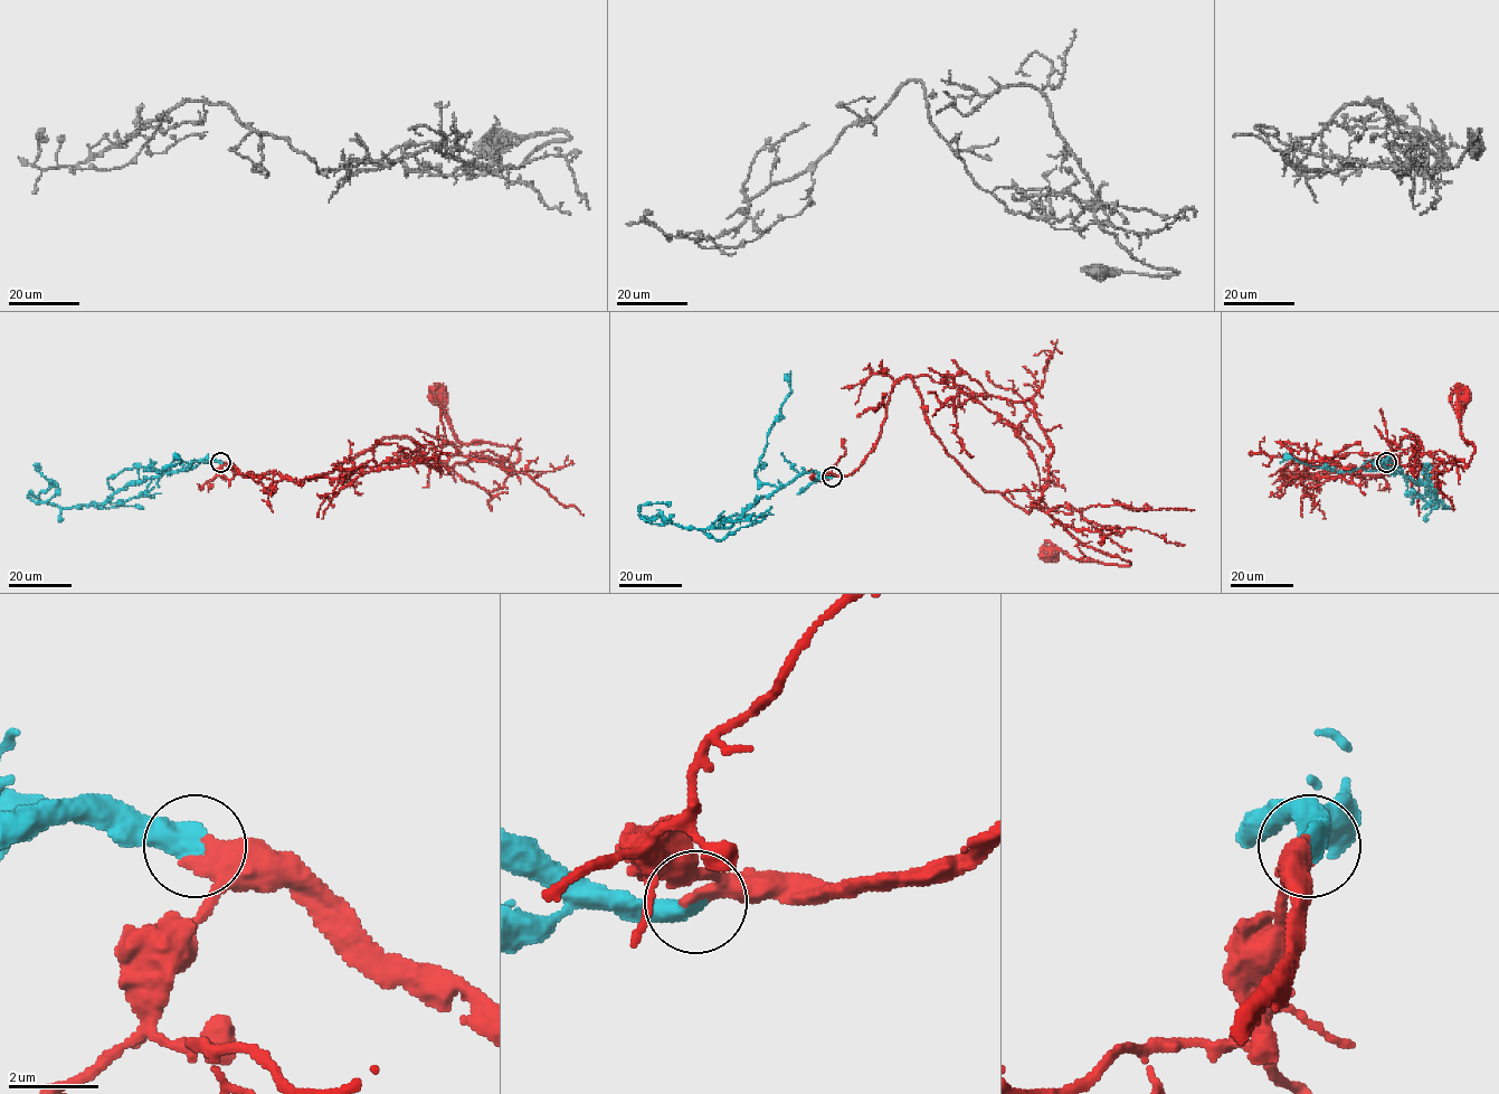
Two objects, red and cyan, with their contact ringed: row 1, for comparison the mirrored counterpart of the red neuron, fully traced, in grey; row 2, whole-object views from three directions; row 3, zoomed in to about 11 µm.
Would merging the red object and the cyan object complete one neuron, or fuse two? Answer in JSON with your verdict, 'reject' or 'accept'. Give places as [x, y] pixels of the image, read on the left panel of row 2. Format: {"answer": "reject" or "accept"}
{"answer": "accept"}

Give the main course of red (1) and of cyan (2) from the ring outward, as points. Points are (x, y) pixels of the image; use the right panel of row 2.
1: (1386, 462), (1378, 474), (1286, 484), (1344, 477), (1401, 437), (1415, 437), (1422, 464), (1464, 467), (1464, 396)
2: (1386, 462), (1381, 461), (1388, 469), (1432, 488), (1436, 507), (1426, 494), (1412, 501), (1413, 488)

